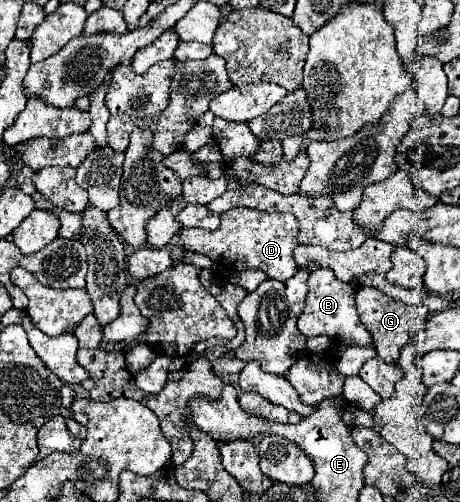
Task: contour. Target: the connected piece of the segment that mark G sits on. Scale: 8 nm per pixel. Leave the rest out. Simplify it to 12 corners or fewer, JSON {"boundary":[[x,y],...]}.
{"boundary":[[360,287],[356,309],[376,353],[396,363],[428,319],[428,307],[406,305]]}

